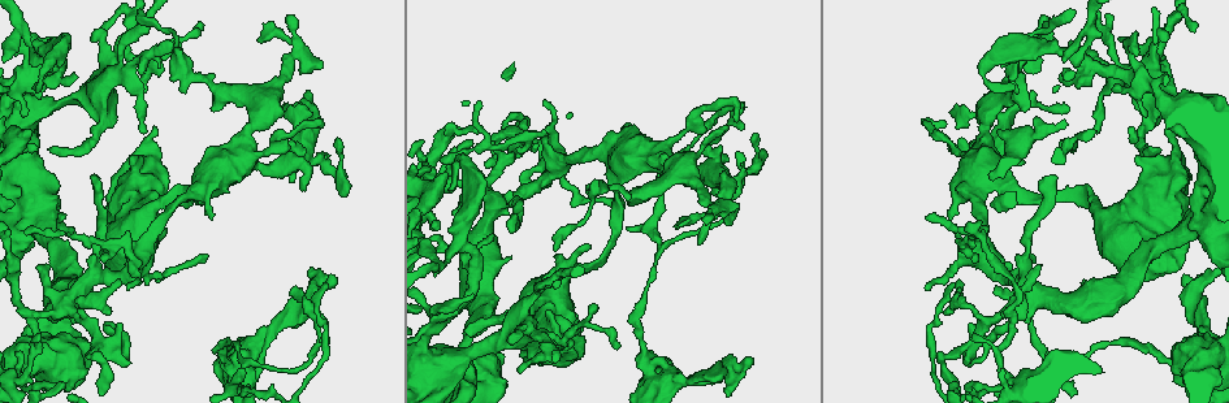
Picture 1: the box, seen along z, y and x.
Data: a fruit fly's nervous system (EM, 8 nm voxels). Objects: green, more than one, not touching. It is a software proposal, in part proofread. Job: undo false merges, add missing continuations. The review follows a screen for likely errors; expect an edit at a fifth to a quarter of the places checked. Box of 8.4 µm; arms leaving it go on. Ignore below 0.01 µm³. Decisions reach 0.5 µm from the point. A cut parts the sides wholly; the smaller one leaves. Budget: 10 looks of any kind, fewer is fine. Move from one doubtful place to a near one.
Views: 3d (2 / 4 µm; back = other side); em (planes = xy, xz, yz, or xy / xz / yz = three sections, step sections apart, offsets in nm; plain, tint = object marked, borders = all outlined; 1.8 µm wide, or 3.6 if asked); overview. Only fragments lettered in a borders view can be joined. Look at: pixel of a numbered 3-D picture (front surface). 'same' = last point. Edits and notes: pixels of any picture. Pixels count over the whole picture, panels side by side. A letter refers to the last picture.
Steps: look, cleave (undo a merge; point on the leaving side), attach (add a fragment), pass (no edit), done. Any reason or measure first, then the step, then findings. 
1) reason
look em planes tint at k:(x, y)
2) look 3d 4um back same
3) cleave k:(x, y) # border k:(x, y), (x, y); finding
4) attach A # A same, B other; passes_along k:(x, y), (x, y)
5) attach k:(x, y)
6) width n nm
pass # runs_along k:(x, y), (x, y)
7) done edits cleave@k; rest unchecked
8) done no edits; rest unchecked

an open end
look 3d 2um back at 1:(748, 360)

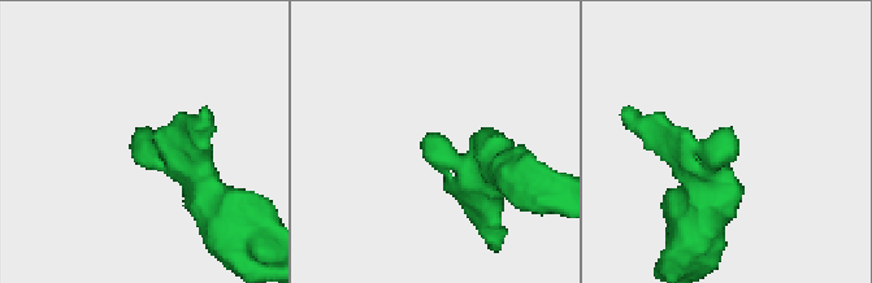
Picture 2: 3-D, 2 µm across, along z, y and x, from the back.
look em xz step 16 tint at 2:(732, 128)

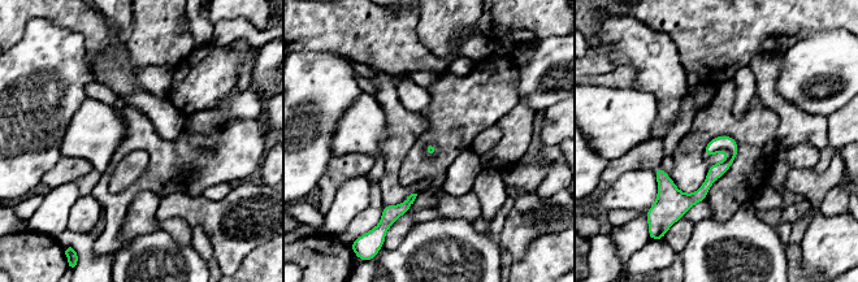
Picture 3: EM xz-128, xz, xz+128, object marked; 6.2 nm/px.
look em xz step 16 borders same

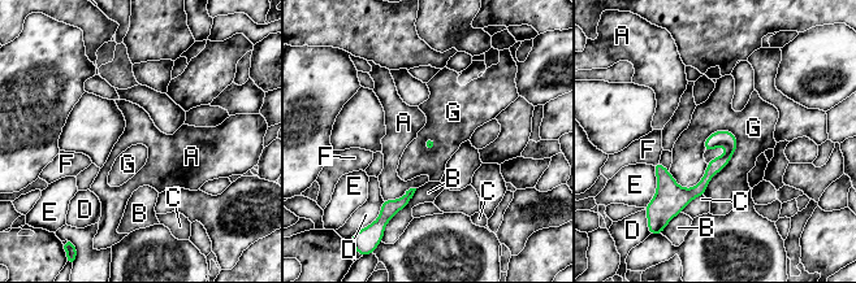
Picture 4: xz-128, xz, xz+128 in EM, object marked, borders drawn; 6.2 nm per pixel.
longest_contact G 440 nm
pass # A other, B other, C other, D other, E other, F other, G other; border 4:(727, 129), (736, 151), (703, 195); no lettered fragment goes on from it

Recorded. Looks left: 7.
free end
look em planes borders at 1:(343, 196)

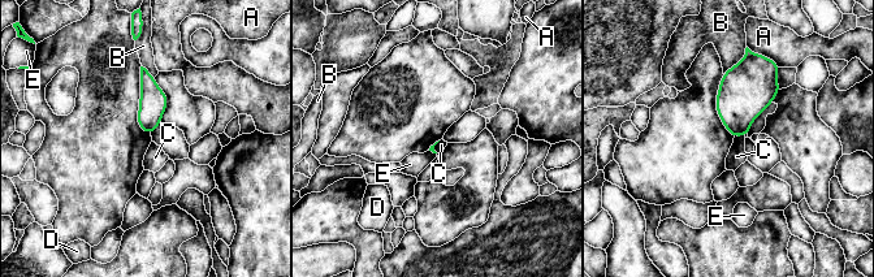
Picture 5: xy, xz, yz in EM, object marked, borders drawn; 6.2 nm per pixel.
longest_contact A 240 nm
pass # A other, B other, C other, D other, E other; border 5:(744, 135), (734, 138); no lettered fragment goes on from it

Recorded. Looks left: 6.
abrupt turn
look 3d 4um at 1:(296, 53)

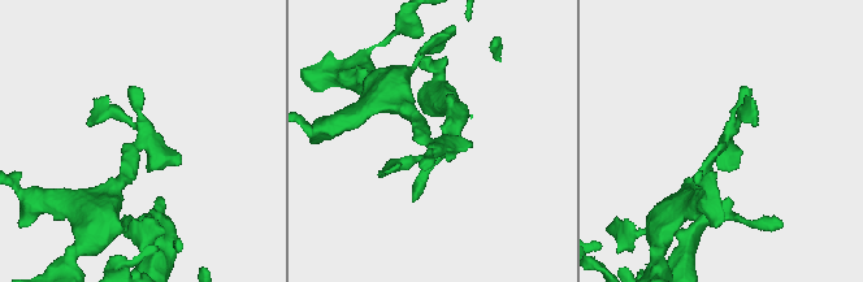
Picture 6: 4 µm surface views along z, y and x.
look em xz step 4 plain at 6:(433, 144)

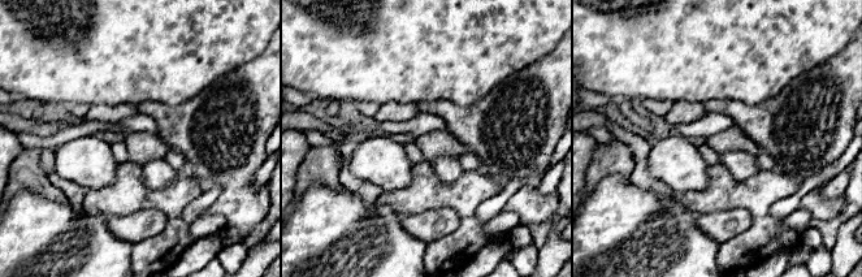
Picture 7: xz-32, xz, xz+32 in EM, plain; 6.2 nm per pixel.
look em xz step 4 borders same

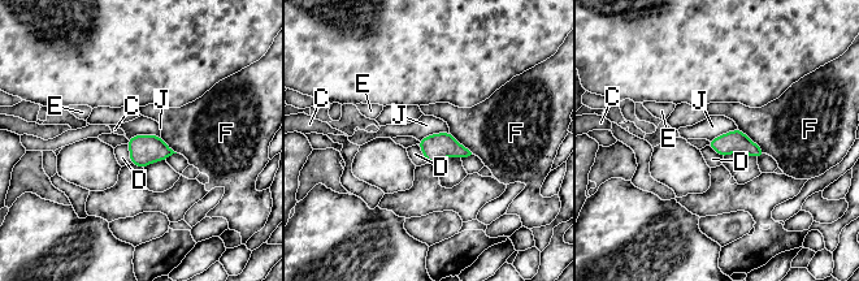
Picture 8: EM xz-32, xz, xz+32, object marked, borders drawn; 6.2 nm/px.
width 140 nm; longest_contact F 240 nm
pass # C other, D other, E other, F other, J other; all the same neuron

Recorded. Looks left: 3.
abrupt turn
look em planes tint at 1:(22, 87)

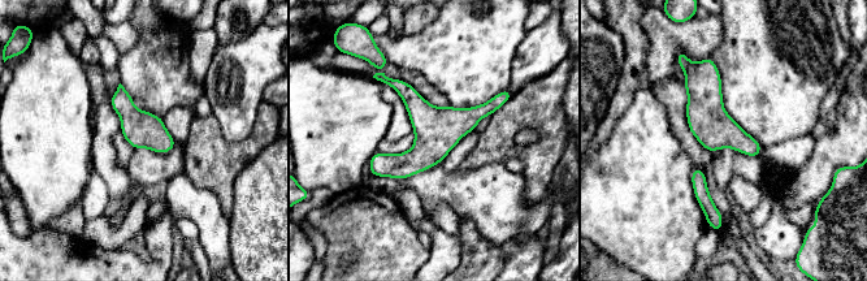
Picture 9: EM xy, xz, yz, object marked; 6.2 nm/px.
look em planes borders same

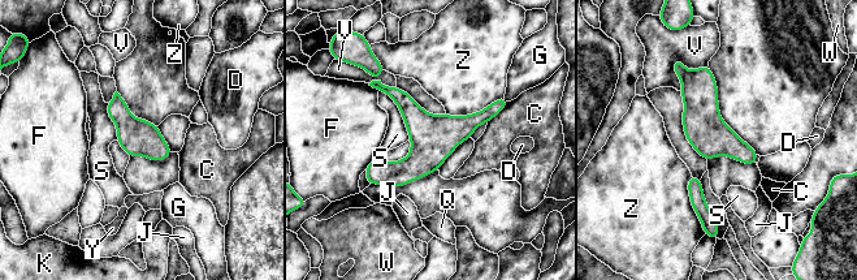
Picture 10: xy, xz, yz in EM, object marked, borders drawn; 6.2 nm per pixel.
pass # C other, D other, F other, G other, J other, K other, Q other, S other, V other, W other, Y other, Z other; border 10:(379, 91), (397, 106), (410, 140); one neuron here

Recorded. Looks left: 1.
done no edits; rest unchecked

